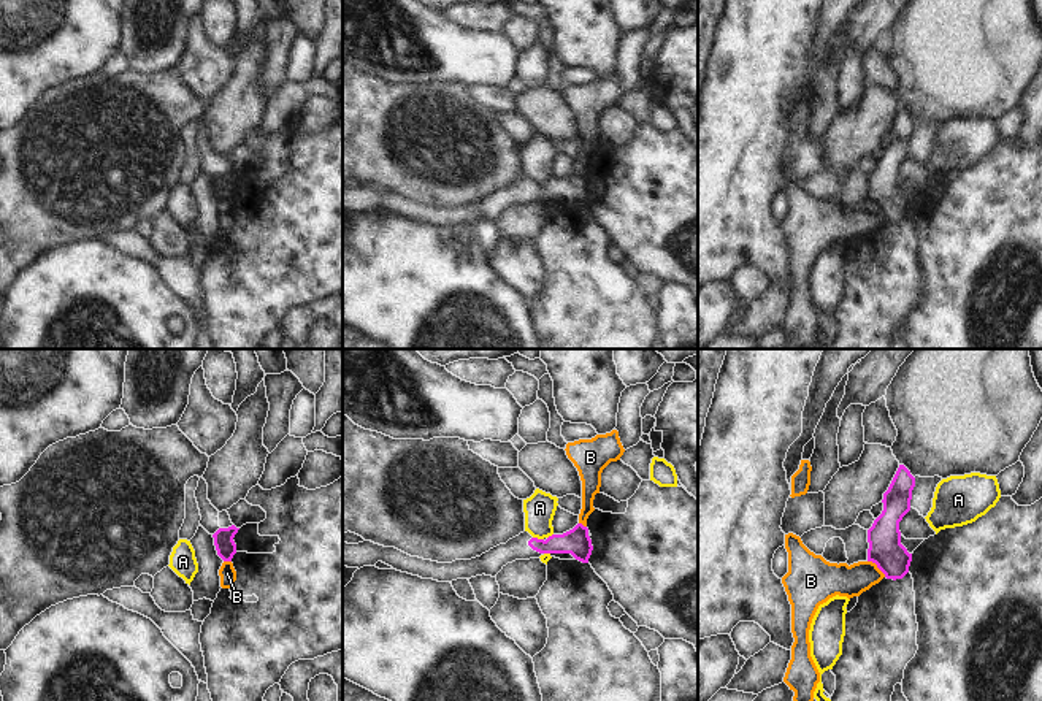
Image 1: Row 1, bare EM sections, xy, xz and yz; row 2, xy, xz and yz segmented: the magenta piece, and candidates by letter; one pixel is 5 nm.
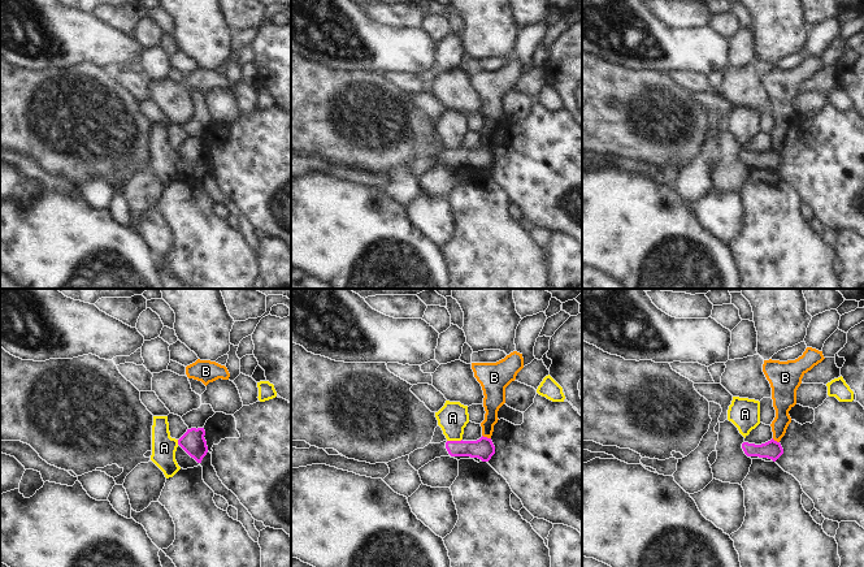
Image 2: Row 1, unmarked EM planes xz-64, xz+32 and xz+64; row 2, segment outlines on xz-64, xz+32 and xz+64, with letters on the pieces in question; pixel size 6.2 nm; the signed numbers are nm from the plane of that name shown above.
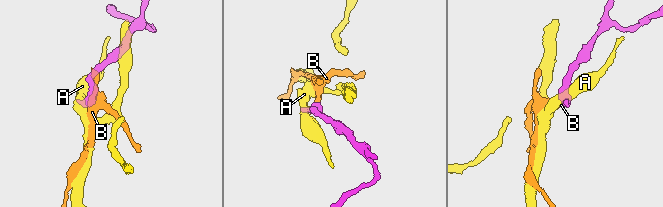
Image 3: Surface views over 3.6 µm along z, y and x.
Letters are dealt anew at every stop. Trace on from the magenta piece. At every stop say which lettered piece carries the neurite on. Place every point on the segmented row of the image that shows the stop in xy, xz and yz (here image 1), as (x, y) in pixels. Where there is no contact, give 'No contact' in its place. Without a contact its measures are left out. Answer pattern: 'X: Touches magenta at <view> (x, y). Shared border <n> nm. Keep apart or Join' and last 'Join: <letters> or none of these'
A: Touches magenta at xz (536, 538). Shared border 60 nm. Keep apart
B: Touches magenta at yz (877, 566). Shared border 130 nm. Keep apart
Join: none of these.

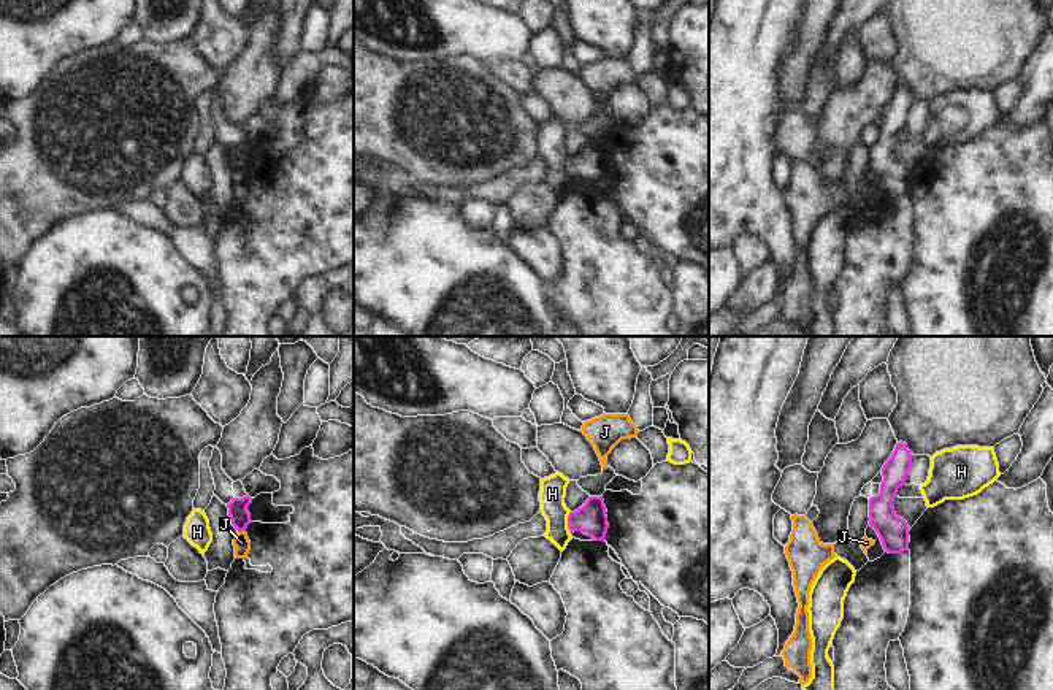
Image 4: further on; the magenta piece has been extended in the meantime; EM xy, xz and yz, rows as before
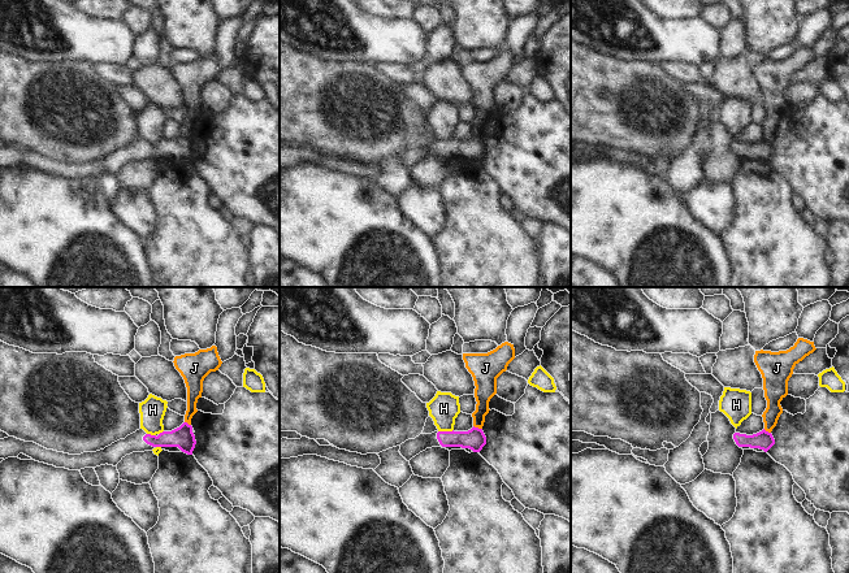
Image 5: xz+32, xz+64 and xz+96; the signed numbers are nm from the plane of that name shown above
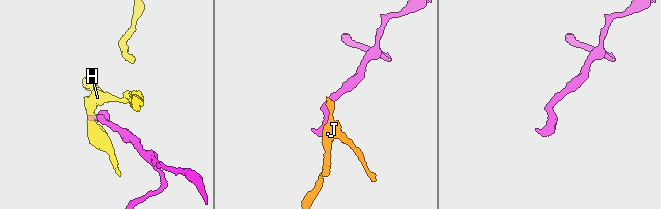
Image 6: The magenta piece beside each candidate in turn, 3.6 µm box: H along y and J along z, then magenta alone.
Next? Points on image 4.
H: Touches magenta at xz (568, 521). Shared border 100 nm. Keep apart
J: Touches magenta at xy (241, 530). Shared border 40 nm. Keep apart
Join: none of these.

